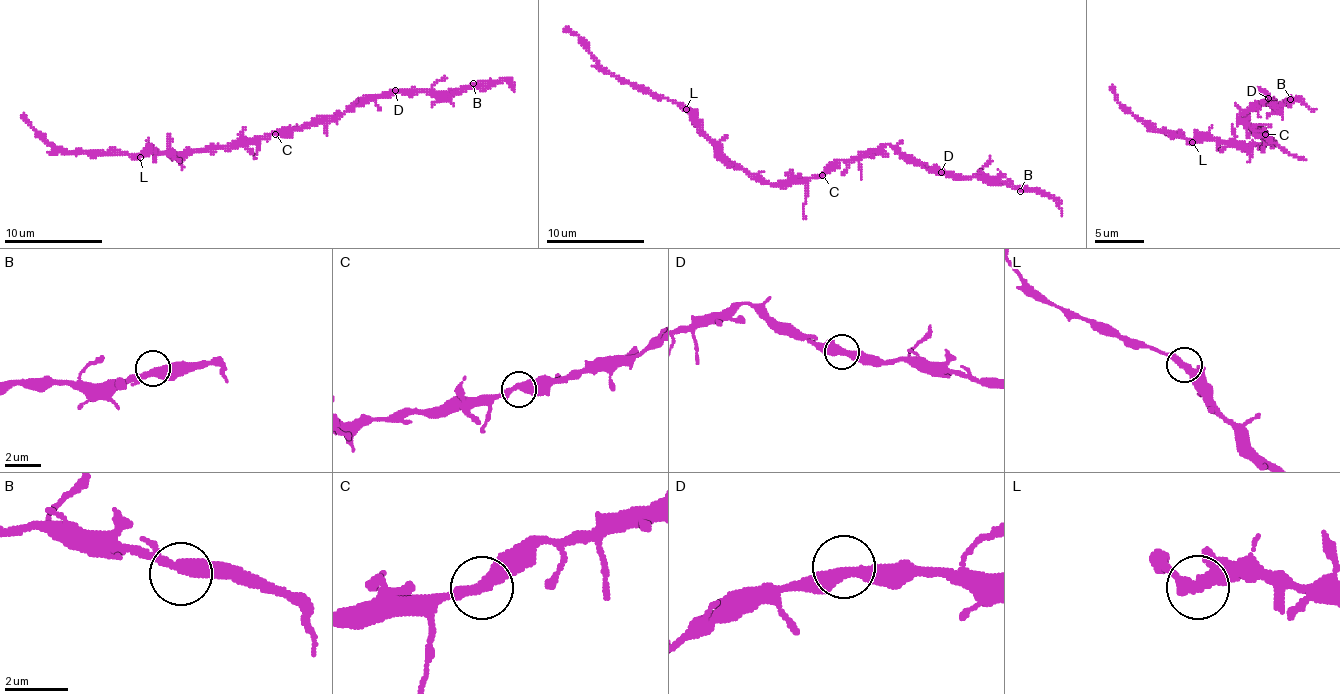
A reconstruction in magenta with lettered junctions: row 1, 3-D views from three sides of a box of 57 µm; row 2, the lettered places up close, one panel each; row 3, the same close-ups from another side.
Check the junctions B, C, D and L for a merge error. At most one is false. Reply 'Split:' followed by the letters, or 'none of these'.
Split: none of these

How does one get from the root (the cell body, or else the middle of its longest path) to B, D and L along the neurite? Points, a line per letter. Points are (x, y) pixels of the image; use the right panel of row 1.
B: (1269, 137), (1265, 134), (1258, 135), (1237, 117), (1260, 102), (1283, 106), (1290, 99)
D: (1269, 137), (1265, 134), (1258, 135), (1237, 117), (1250, 106), (1268, 98)
L: (1269, 137), (1271, 143), (1265, 144), (1192, 142)

